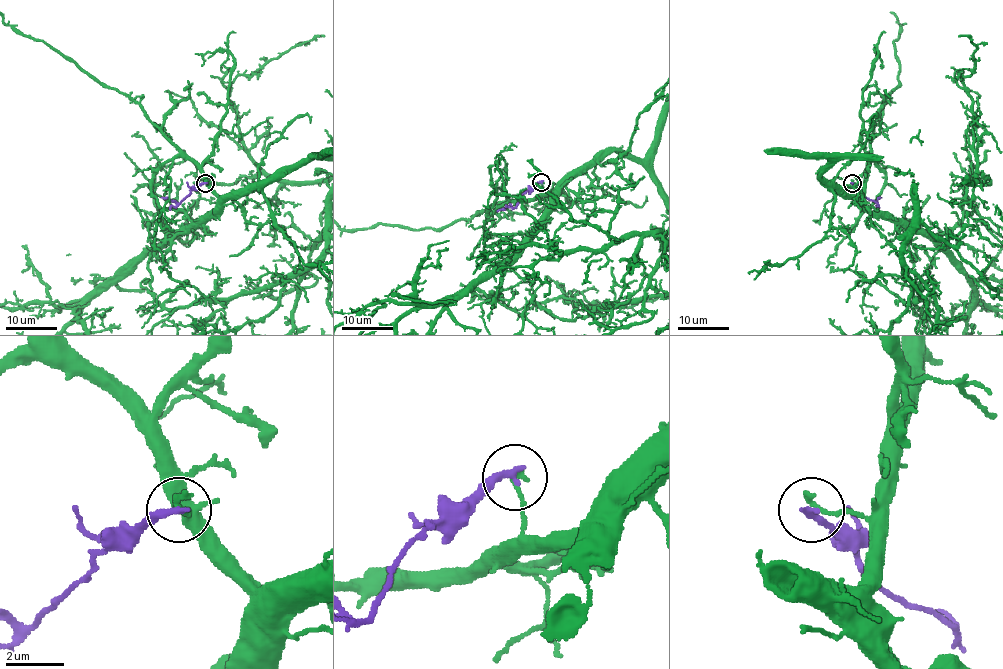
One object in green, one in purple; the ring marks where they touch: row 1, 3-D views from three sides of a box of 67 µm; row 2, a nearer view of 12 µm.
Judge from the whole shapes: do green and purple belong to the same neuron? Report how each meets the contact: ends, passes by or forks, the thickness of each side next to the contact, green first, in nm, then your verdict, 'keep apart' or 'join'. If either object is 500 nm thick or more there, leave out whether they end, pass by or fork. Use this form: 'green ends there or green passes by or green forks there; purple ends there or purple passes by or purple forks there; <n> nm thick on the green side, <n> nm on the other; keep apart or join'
green ends there; purple ends there; 180 nm thick on the green side, 280 nm on the other; keep apart

